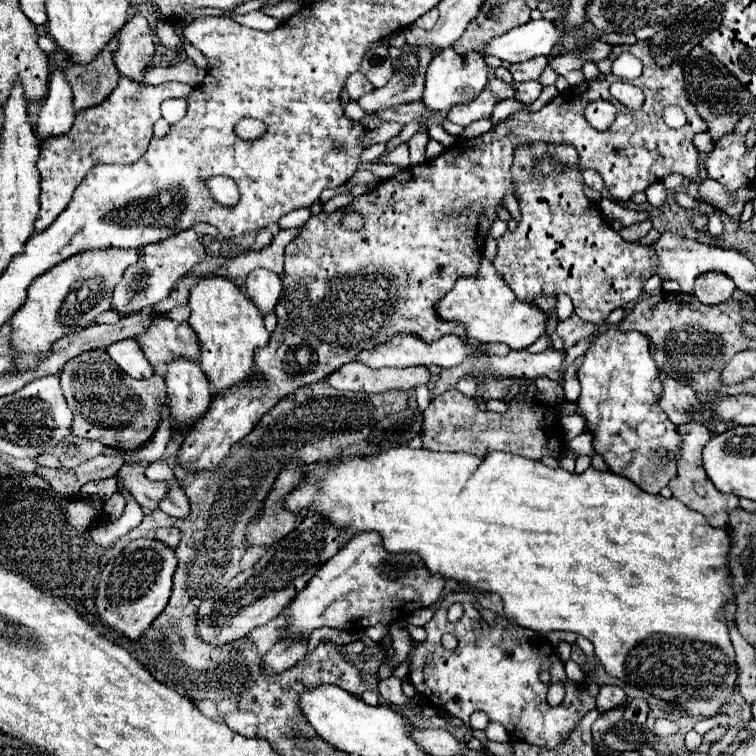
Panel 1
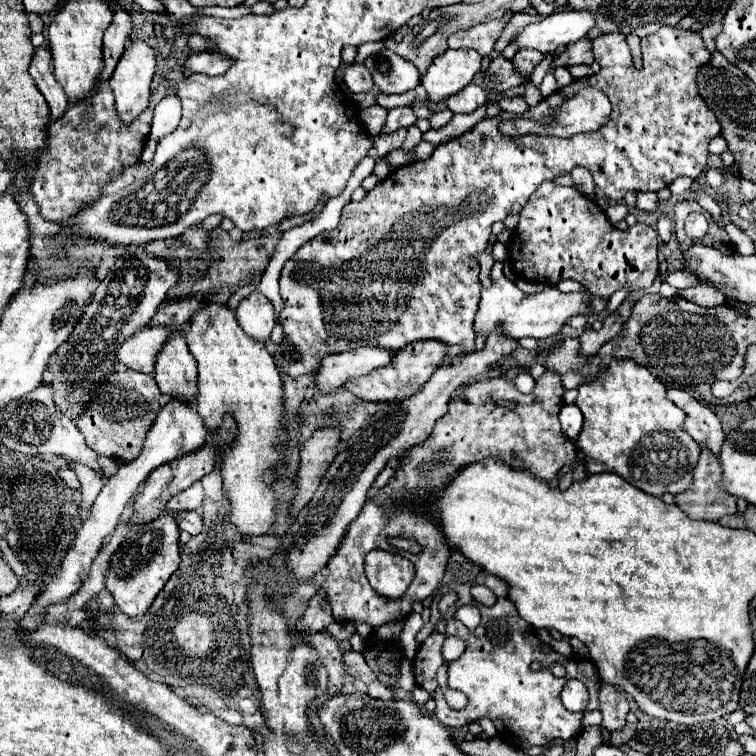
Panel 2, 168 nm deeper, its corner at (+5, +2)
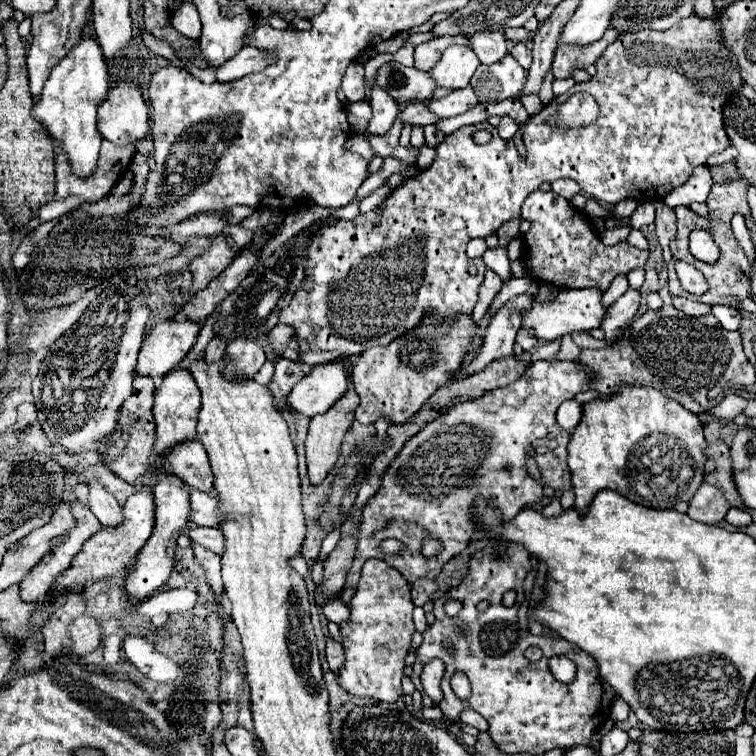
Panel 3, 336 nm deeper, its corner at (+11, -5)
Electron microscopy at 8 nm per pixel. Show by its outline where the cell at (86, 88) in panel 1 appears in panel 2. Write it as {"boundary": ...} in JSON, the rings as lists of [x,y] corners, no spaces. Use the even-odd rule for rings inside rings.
{"boundary":[[[113,4],[113,10],[115,10],[115,18],[113,18],[111,26],[107,28],[107,36],[105,36],[105,68],[101,70],[93,90],[97,90],[105,80],[111,78],[111,74],[115,70],[115,64],[119,62],[119,58],[121,58],[121,54],[125,50],[125,44],[127,44],[127,40],[131,36],[133,22],[131,22],[129,14],[117,4]]]}

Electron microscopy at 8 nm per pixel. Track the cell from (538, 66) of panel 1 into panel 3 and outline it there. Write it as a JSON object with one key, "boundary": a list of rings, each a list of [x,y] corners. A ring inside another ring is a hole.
{"boundary":[[[515,43],[513,49],[511,49],[511,55],[517,59],[517,63],[523,69],[529,69],[529,65],[531,65],[531,51],[527,49],[525,43]]]}

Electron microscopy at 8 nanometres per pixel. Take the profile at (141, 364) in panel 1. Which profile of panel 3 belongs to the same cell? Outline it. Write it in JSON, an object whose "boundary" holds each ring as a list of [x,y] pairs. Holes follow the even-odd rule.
{"boundary":[[[165,319],[161,323],[157,323],[151,333],[147,335],[147,339],[143,341],[143,347],[139,351],[139,361],[137,361],[137,373],[139,375],[151,375],[153,379],[167,375],[169,371],[173,371],[189,353],[189,349],[195,345],[195,339],[201,331],[201,323],[197,321],[189,321],[189,319]]]}

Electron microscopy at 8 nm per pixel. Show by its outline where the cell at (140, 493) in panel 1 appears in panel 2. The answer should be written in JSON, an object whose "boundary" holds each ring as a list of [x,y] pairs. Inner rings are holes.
{"boundary":[[[195,482],[193,486],[189,486],[187,490],[175,494],[169,502],[167,502],[167,510],[169,512],[183,512],[183,510],[201,510],[203,504],[203,486],[201,482]]]}

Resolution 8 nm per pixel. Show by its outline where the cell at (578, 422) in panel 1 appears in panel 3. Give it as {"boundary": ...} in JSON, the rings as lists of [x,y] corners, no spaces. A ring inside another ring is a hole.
{"boundary":[[[569,399],[569,401],[561,403],[561,407],[559,407],[559,411],[557,411],[557,421],[559,421],[559,425],[561,425],[567,433],[573,433],[573,431],[575,431],[575,427],[577,427],[579,421],[581,421],[581,417],[583,417],[583,405],[577,403],[575,399]]]}

